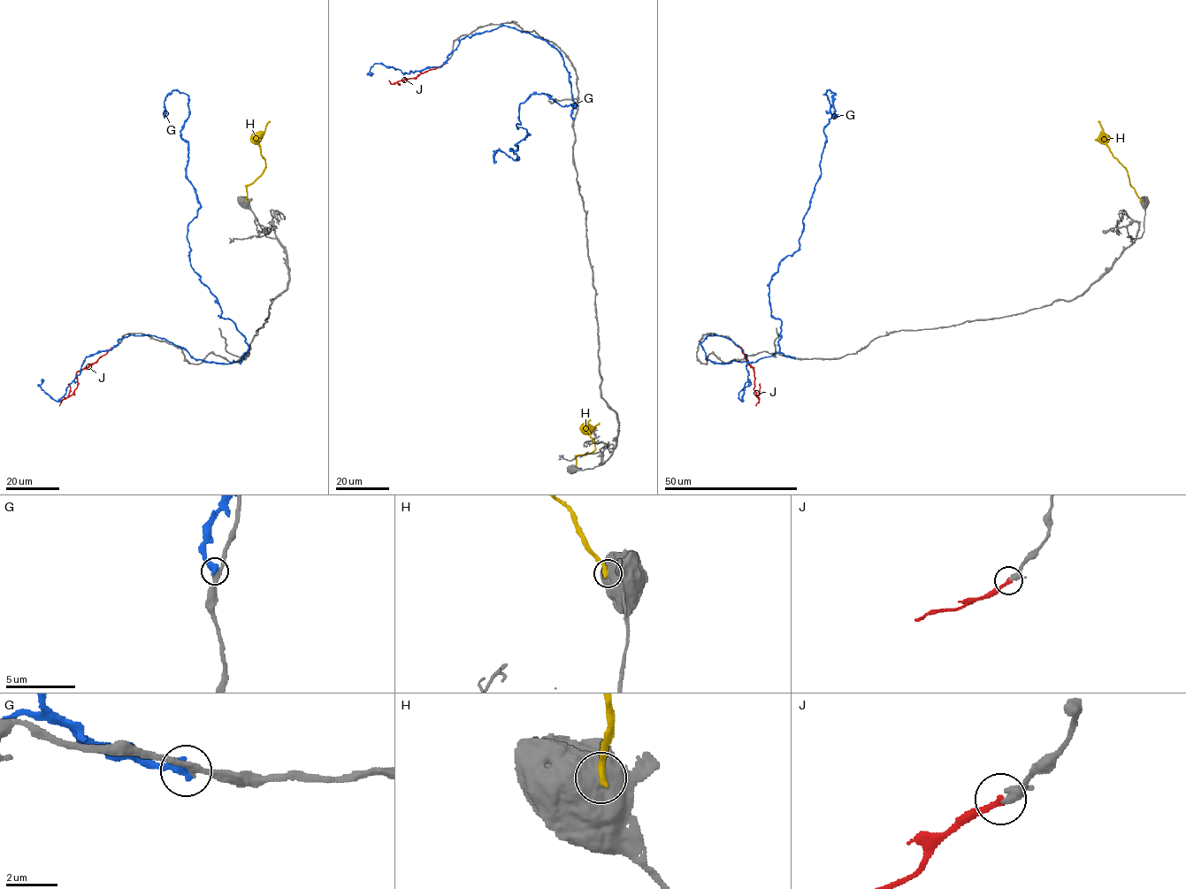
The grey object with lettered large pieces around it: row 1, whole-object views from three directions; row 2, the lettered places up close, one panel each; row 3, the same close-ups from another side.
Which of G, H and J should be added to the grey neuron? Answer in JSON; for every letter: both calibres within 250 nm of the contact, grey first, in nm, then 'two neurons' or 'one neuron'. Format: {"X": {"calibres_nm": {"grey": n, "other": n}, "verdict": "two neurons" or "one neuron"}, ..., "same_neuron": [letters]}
{"G": {"calibres_nm": {"grey": 280, "other": 480}, "verdict": "two neurons"}, "H": {"calibres_nm": {"grey": 1100, "other": 280}, "verdict": "two neurons"}, "J": {"calibres_nm": {"grey": 400, "other": 260}, "verdict": "one neuron"}, "same_neuron": ["J"]}

